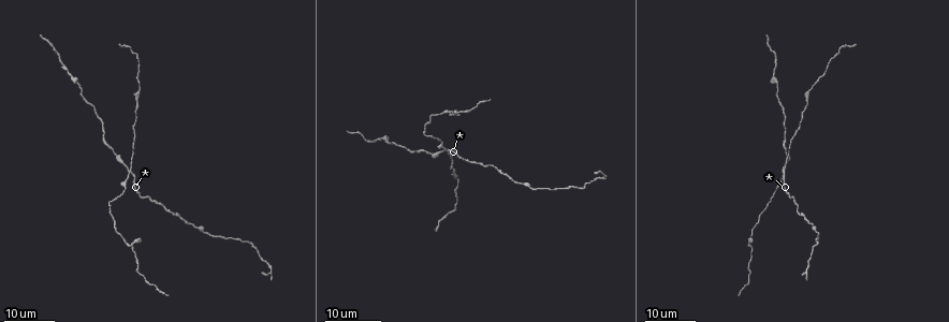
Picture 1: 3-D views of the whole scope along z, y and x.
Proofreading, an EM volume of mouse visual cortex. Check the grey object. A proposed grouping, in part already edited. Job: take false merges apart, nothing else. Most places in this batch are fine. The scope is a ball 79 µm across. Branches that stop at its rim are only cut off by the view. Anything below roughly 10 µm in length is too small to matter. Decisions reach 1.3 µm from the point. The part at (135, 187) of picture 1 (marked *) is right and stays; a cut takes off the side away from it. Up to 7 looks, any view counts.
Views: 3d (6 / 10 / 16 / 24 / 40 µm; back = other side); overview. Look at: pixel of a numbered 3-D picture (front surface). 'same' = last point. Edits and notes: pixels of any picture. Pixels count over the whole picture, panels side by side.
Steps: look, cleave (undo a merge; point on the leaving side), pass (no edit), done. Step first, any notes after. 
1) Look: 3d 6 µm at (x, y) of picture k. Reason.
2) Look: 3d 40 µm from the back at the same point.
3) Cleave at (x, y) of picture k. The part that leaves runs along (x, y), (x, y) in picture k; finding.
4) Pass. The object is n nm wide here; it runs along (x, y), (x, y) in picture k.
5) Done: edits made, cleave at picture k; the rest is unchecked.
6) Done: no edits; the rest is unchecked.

Look: 3d 24 µm at (128, 175) of picture 1. Small branch off a trunk.

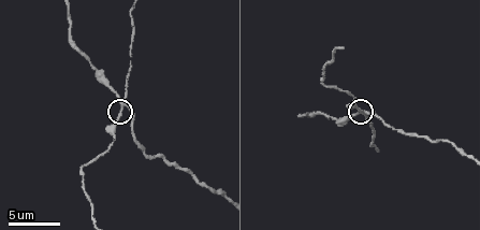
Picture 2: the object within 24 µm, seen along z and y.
Look: 3d 6 µm at (363, 113) of picture 2. Zoom in.

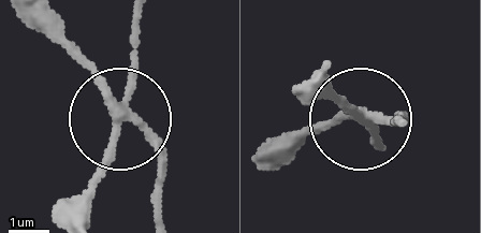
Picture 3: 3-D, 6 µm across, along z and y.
Look: 3d 6 µm from the back at (358, 113) of picture 3.

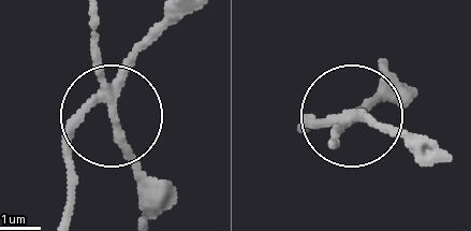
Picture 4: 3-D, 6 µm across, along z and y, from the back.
Pass. Continuous, no second neuron.

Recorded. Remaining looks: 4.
Look: 3d 16 µm at (776, 82) of picture 1. Sudden change in width.

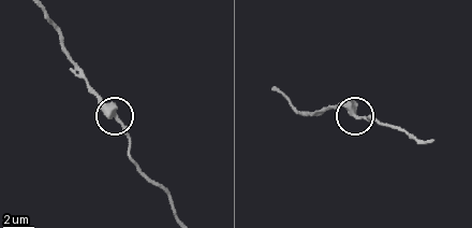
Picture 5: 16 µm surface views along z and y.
Look: 3d 6 µm at (122, 123) of picture 5. Closer look.

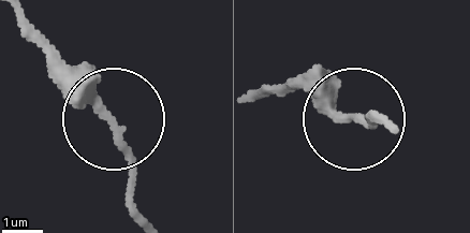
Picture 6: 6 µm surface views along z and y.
Pass. It runs along (394, 129), (332, 115), (284, 88) in picture 6; continuous, no second neuron.

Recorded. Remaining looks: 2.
Look: 3d 24 µm at (751, 248) of picture 1. Three arms meet.

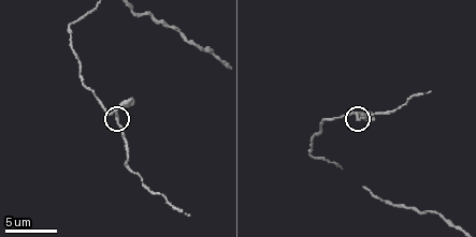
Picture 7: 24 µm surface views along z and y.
Look: 3d 10 µm at (118, 118) of picture 7. Zoom in.

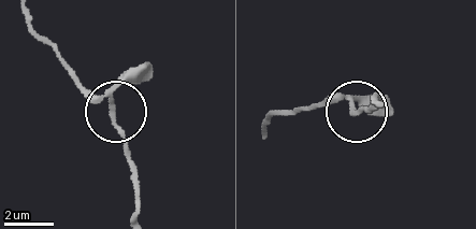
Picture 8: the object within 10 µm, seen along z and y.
Pass. It runs along (23, 11), (63, 67), (107, 103), (135, 169) in picture 8; all the same neuron.

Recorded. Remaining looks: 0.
Done: no edits; the rest is unchecked.

